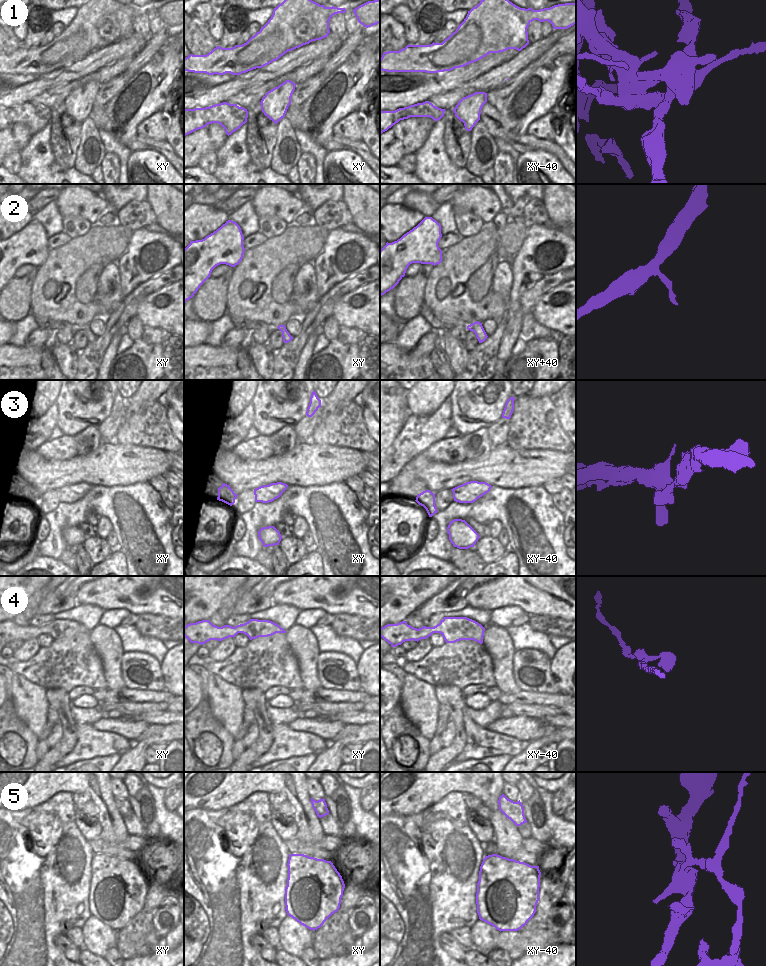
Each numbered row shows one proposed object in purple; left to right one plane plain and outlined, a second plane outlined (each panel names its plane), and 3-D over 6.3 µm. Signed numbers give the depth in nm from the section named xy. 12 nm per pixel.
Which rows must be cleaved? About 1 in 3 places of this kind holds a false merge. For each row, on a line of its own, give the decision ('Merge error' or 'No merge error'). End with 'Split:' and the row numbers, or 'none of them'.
1: Merge error
2: No merge error
3: No merge error
4: No merge error
5: Merge error
Split: 1, 5

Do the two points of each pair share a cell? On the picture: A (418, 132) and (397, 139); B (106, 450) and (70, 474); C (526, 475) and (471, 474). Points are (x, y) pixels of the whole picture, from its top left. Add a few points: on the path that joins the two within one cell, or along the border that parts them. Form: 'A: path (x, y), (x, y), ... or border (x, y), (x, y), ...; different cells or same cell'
A: path (413, 132), (402, 138); same cell
B: path (97, 459), (88, 468), (79, 469); same cell
C: path (512, 473), (485, 473); same cell

